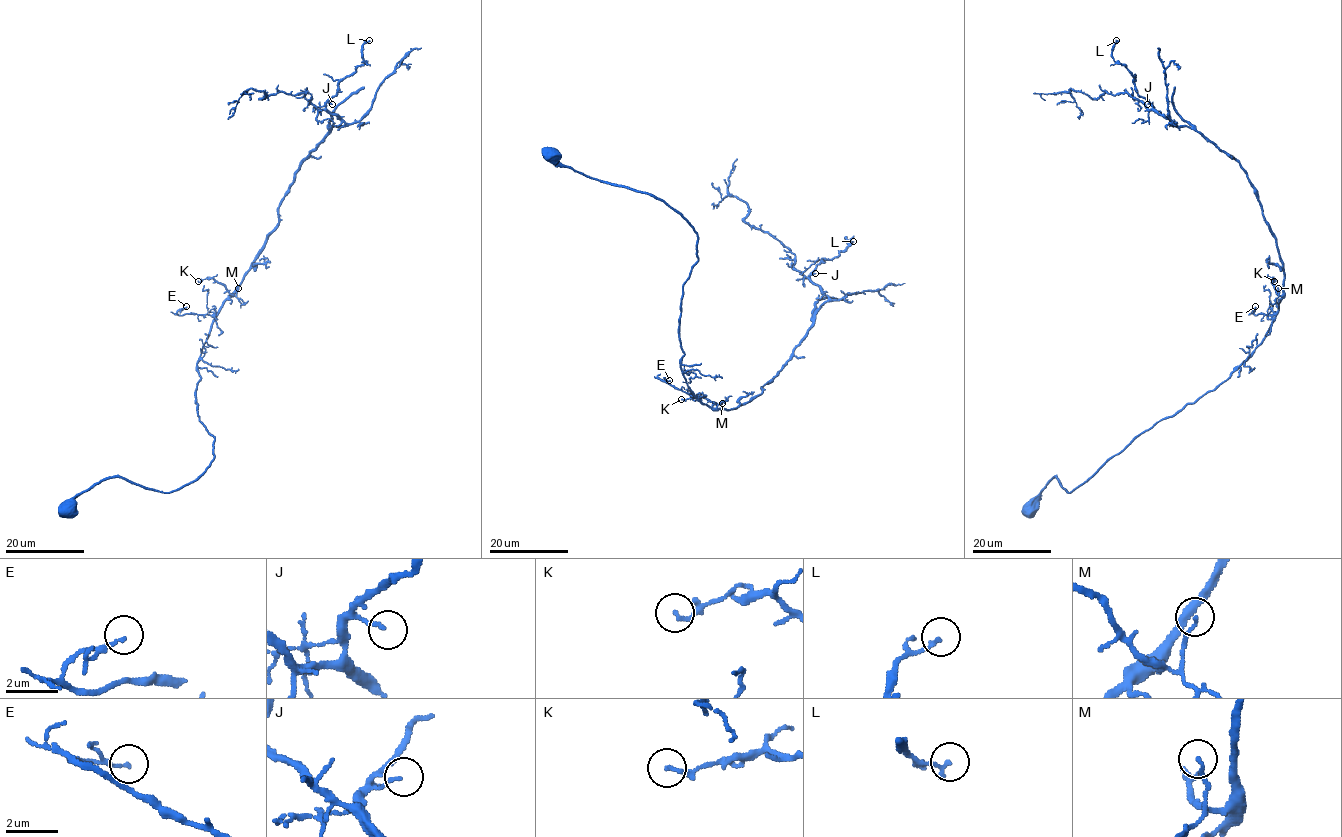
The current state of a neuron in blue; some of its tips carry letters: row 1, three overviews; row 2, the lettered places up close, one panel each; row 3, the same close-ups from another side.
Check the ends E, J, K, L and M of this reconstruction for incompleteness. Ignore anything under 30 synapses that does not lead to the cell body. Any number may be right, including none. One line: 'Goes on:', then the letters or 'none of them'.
Goes on: none of them

